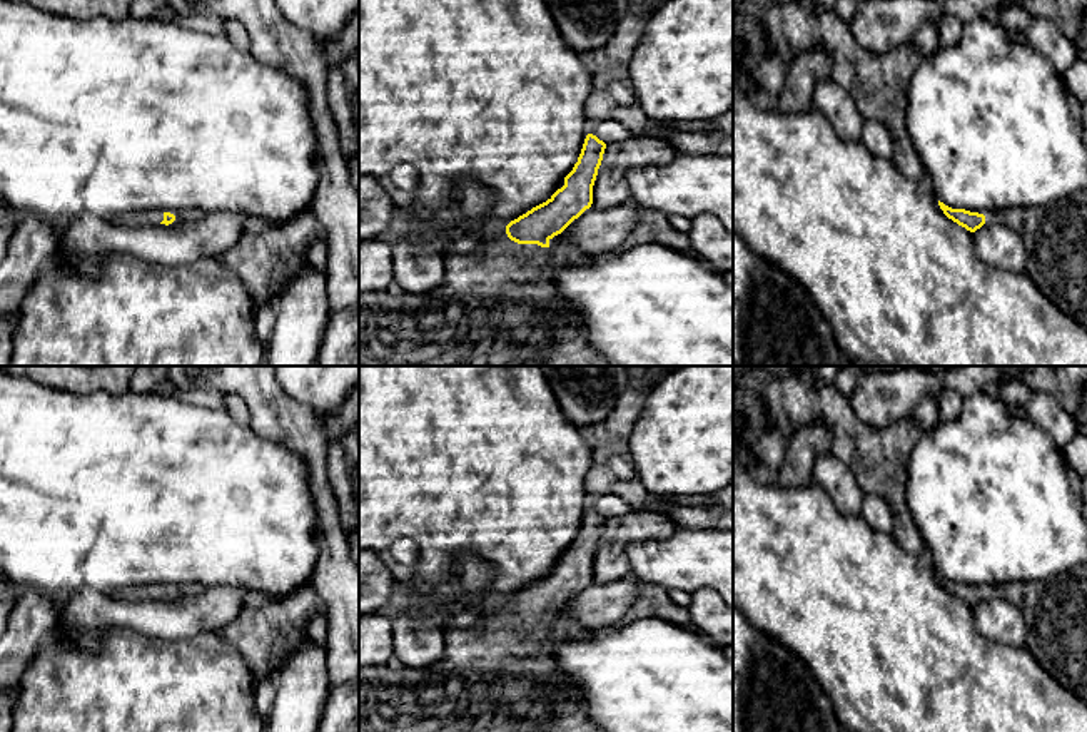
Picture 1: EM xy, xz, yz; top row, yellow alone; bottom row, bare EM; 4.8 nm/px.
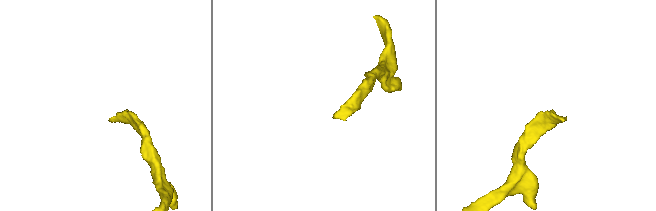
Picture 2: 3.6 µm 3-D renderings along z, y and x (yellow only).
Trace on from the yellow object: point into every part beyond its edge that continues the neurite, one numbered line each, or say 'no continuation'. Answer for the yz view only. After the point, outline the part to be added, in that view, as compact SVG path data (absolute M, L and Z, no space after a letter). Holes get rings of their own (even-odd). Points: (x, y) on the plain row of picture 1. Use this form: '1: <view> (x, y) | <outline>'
1: yz (1054, 610) | M1087 563L1042 582L995 585L985 588L985 597L1000 597L1022 612L1027 628L1024 647L1059 685L1087 705Z

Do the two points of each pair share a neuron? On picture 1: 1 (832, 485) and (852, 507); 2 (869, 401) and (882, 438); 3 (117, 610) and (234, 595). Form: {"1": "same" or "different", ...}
{"1": "same", "2": "different", "3": "same"}

